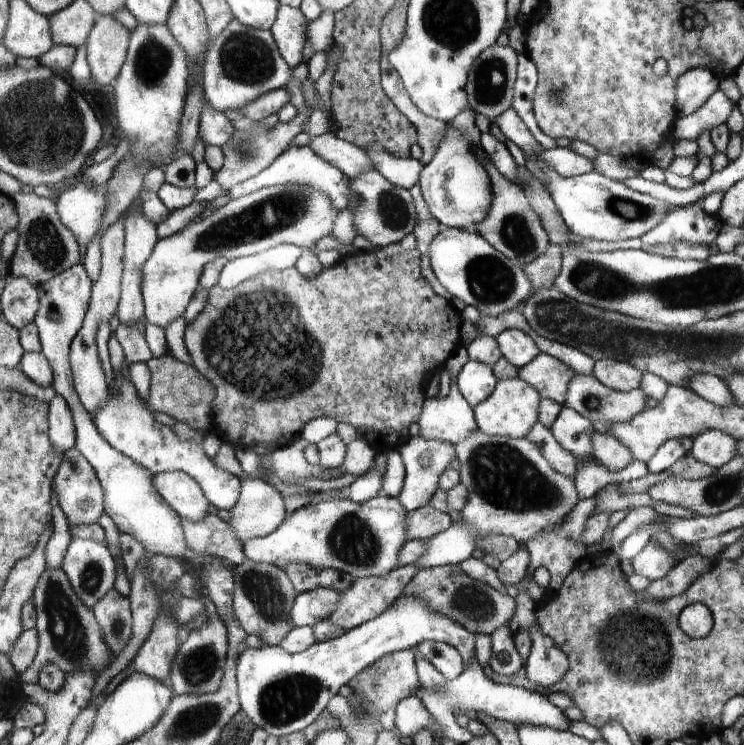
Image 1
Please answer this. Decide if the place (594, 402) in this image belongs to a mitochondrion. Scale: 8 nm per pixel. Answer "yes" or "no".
yes

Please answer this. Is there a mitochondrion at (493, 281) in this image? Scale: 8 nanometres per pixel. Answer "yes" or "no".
yes

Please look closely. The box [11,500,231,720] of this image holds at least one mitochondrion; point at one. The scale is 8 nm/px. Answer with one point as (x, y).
(68, 634)

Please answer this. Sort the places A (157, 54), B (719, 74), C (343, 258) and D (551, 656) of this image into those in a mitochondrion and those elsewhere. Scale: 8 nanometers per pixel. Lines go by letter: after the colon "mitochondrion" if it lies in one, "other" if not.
A: mitochondrion
B: other
C: other
D: other

